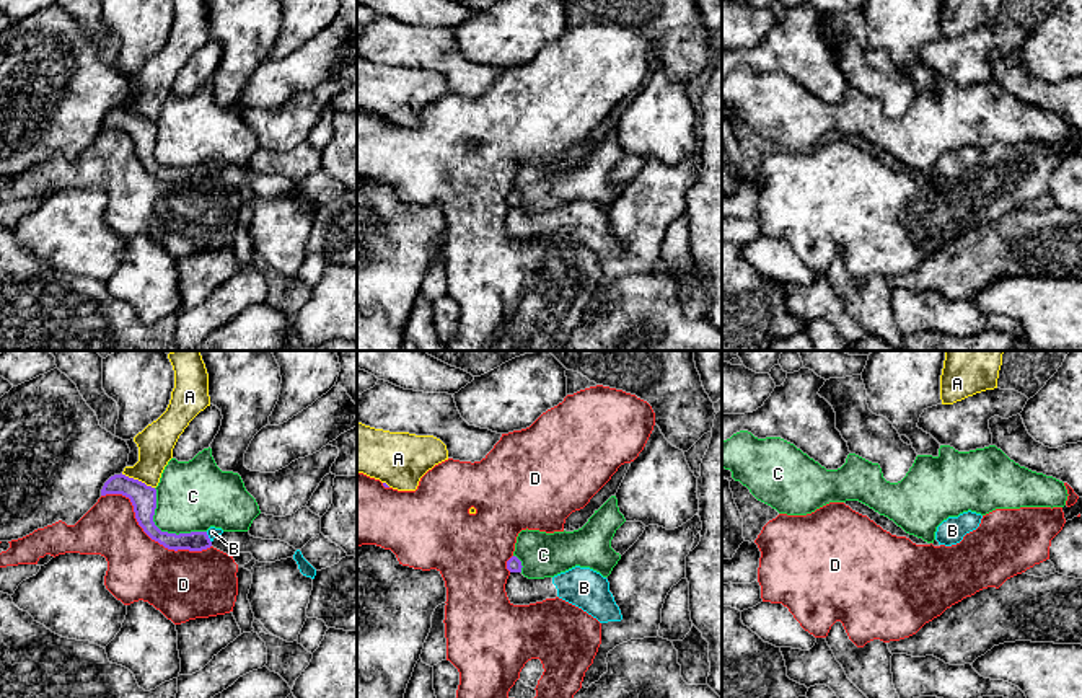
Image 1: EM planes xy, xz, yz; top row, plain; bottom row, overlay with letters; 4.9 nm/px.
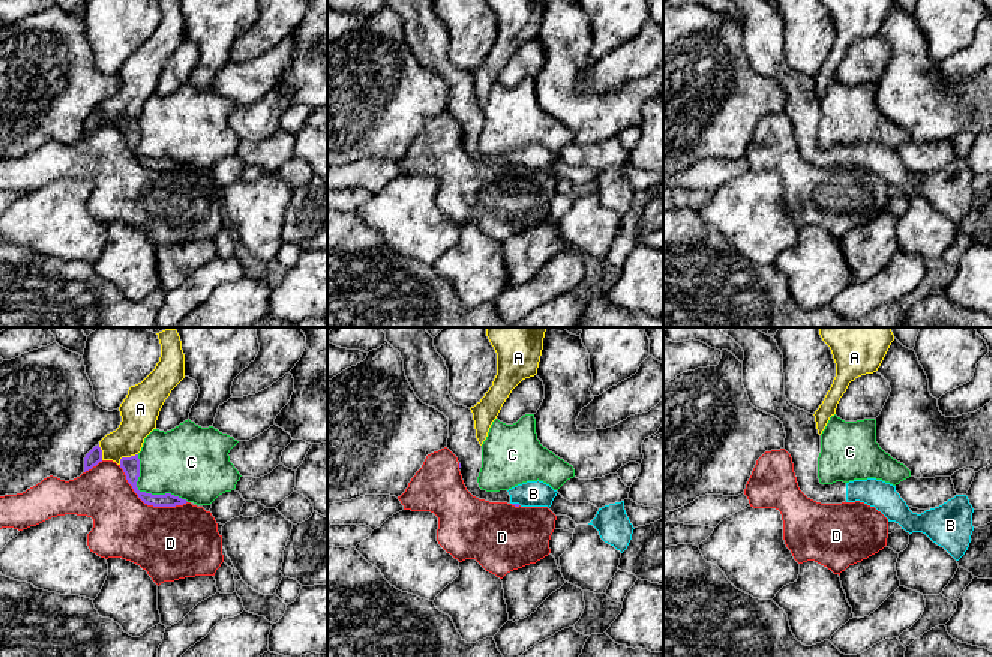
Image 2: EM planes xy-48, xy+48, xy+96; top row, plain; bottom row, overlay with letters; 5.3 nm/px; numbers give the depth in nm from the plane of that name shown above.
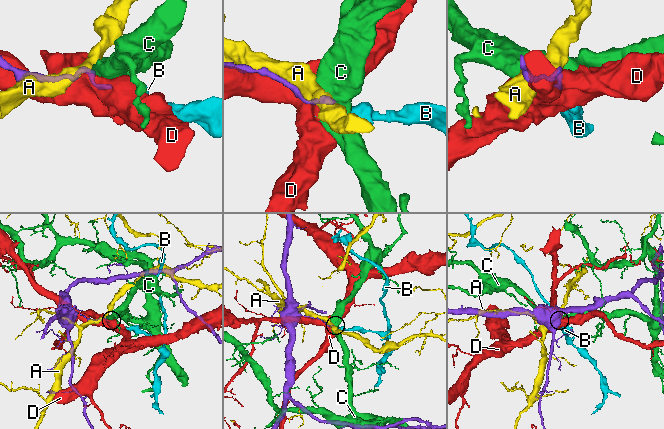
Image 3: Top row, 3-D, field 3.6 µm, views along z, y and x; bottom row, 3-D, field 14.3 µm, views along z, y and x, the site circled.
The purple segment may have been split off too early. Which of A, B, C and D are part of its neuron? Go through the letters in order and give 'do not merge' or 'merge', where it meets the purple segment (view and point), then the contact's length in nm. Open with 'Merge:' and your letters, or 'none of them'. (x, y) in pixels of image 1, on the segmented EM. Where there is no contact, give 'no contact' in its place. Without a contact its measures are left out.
Merge: none of them
A: do not merge; meets purple in xy at (137, 480); contact 180 nm long
B: do not merge; meets purple in xy at (207, 537); contact 60 nm long
C: do not merge; meets purple in xy at (163, 532); contact 340 nm long
D: do not merge; meets purple in xy at (149, 535); contact 600 nm long

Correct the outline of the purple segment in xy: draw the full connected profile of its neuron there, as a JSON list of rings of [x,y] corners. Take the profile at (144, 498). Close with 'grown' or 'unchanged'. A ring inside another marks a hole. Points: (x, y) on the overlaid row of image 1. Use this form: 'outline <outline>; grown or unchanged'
outline [[[122,473],[114,475],[104,483],[101,489],[101,496],[106,494],[122,494],[129,497],[134,506],[139,525],[152,540],[158,541],[168,550],[202,551],[212,546],[207,532],[191,532],[179,535],[161,532],[153,522],[156,509],[156,489],[139,479],[129,478]]]; unchanged

